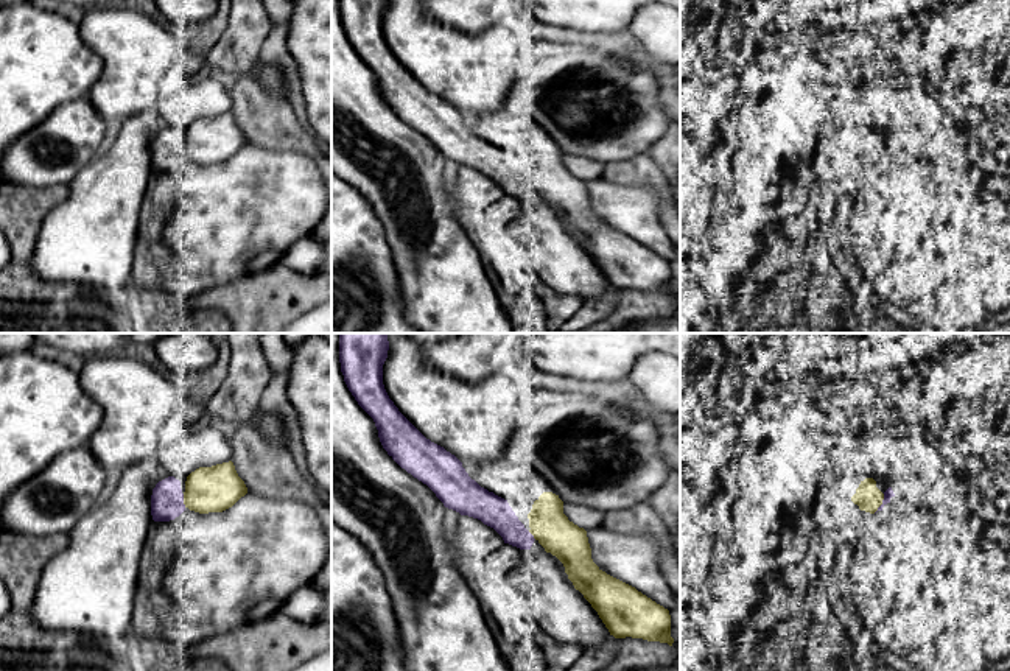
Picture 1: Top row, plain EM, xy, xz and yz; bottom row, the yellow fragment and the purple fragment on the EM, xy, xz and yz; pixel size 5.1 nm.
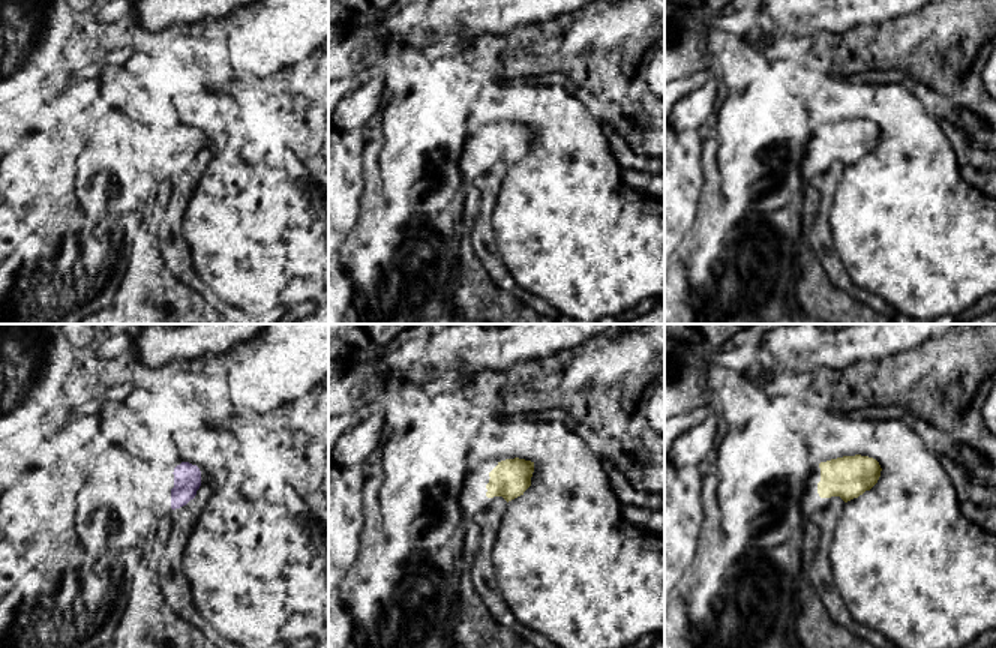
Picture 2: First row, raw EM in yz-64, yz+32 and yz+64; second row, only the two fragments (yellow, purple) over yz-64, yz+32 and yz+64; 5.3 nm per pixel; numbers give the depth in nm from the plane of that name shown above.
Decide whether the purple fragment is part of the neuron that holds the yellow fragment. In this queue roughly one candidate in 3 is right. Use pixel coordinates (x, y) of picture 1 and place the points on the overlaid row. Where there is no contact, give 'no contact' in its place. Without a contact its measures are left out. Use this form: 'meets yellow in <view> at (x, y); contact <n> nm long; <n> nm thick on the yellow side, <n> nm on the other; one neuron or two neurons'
meets yellow in yz at (881, 503); contact 120 nm long; 140 nm thick on the yellow side, 50 nm on the other; one neuron

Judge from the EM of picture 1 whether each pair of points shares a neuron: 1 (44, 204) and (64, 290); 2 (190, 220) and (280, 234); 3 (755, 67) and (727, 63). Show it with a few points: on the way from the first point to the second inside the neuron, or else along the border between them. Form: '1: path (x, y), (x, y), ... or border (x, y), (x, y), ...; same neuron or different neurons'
1: path (22, 232), (22, 273), (36, 287); same neuron
2: path (212, 220), (245, 220), (254, 210), (259, 212); same neuron
3: border (752, 55), (738, 72); different neurons

